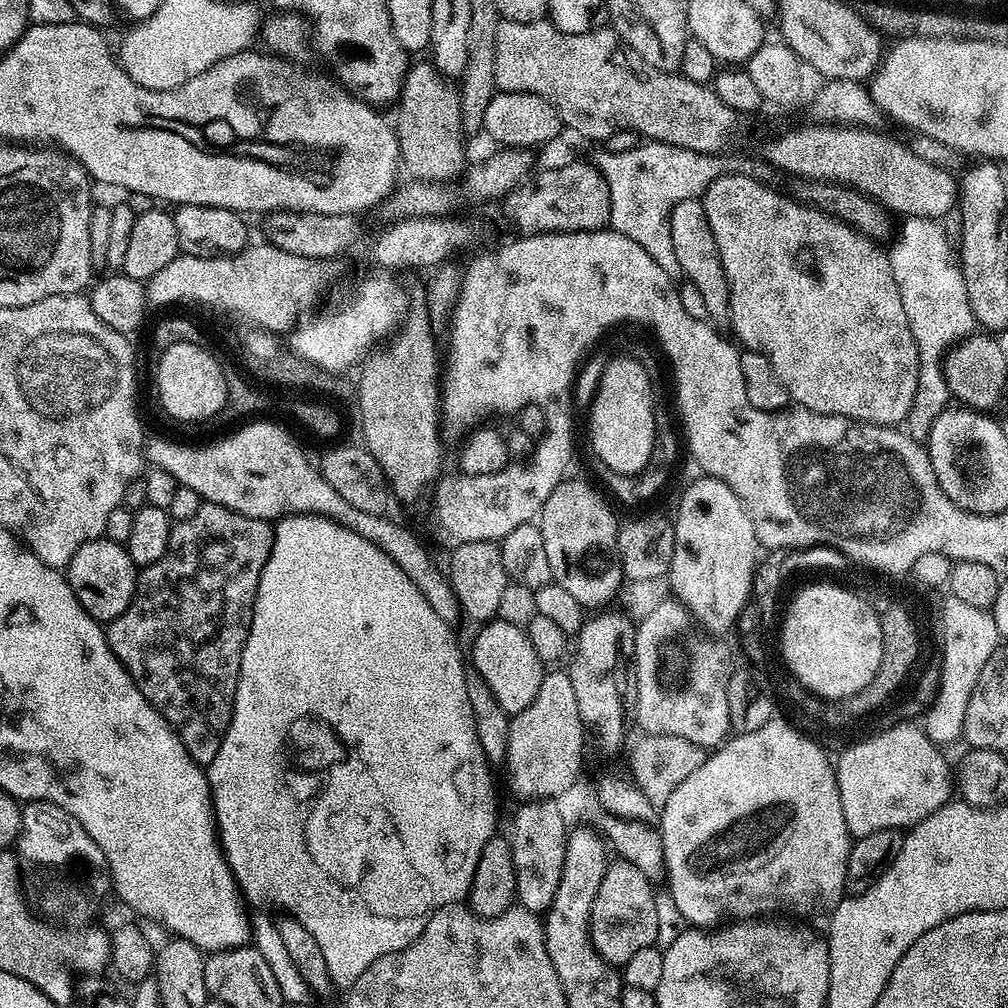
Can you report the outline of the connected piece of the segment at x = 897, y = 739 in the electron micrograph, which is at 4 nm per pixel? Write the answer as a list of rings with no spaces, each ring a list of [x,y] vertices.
[[[905,722],[885,727],[877,736],[850,745],[841,754],[840,761],[838,759],[835,761],[838,794],[842,802],[842,818],[846,818],[849,836],[859,838],[874,830],[887,828],[907,830],[953,799],[953,769],[951,767],[948,769],[948,760],[940,753],[943,751],[933,744],[932,739],[924,733],[923,727],[916,725],[915,728],[914,725],[916,724]]]

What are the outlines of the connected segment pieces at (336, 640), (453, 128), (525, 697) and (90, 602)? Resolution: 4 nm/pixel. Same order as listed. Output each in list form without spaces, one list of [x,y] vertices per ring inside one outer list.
[[[285,516],[275,525],[272,538],[272,553],[260,575],[258,590],[256,591],[256,604],[252,608],[252,625],[242,650],[240,663],[240,677],[236,679],[236,697],[232,703],[232,717],[228,723],[226,734],[222,738],[222,746],[218,746],[218,754],[214,754],[214,762],[206,765],[208,789],[212,792],[212,811],[214,813],[214,827],[218,833],[221,848],[224,849],[224,859],[228,861],[232,875],[243,895],[249,901],[269,900],[277,904],[280,910],[293,917],[314,938],[317,948],[320,949],[322,967],[328,974],[328,979],[333,985],[337,984],[340,990],[347,988],[370,967],[378,958],[391,952],[402,950],[414,942],[422,934],[426,922],[439,908],[447,904],[463,901],[467,897],[474,870],[478,866],[478,858],[482,854],[482,846],[497,831],[496,828],[496,792],[492,789],[492,772],[490,761],[478,742],[478,734],[474,730],[474,714],[470,710],[470,698],[466,698],[466,678],[464,677],[465,663],[460,658],[460,648],[456,645],[456,636],[453,629],[434,610],[430,610],[430,602],[422,598],[418,586],[402,574],[402,570],[382,550],[378,550],[366,538],[354,534],[348,528],[325,520],[323,516]]]
[[[430,62],[424,64],[413,63],[404,76],[404,84],[400,87],[400,94],[394,119],[394,131],[400,164],[413,168],[416,172],[425,172],[425,177],[441,182],[450,176],[463,173],[464,142],[460,127],[460,94],[452,88]]]
[[[499,618],[487,621],[481,628],[484,629],[472,644],[471,667],[476,668],[486,686],[490,686],[494,698],[498,698],[498,706],[502,706],[509,717],[514,717],[534,702],[538,686],[542,686],[546,665],[540,661],[538,654],[534,654],[534,646],[530,646],[530,638],[524,628]]]
[[[107,538],[91,540],[82,545],[66,569],[66,579],[69,586],[74,590],[82,610],[86,610],[90,614],[90,618],[94,618],[98,622],[107,622],[118,618],[118,614],[122,614],[122,610],[126,610],[126,606],[130,606],[132,595],[136,589],[137,575],[137,565],[133,564],[128,556],[127,547],[123,544],[115,544]]]

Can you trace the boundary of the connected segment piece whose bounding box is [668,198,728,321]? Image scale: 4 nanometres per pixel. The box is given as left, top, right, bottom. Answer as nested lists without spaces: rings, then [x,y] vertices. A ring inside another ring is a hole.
[[[703,199],[678,202],[668,221],[670,242],[674,244],[674,255],[678,258],[683,279],[687,283],[698,286],[698,294],[706,306],[708,316],[713,321],[725,319],[728,316],[728,279],[720,261],[718,246],[714,242],[714,234],[710,230],[710,222],[704,213]]]

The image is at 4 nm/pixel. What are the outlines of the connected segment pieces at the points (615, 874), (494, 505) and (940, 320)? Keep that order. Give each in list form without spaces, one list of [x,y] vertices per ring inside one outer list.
[[[619,858],[613,859],[613,861],[613,864],[611,861],[605,867],[604,876],[594,894],[590,935],[596,952],[607,964],[623,966],[631,956],[638,954],[638,950],[649,947],[655,941],[652,939],[656,936],[656,900],[652,897],[653,885],[647,877],[641,875],[635,866]]]
[[[545,416],[545,432],[533,450],[528,463],[517,463],[494,474],[477,476],[441,475],[435,481],[436,493],[432,496],[432,532],[445,550],[462,546],[466,542],[504,539],[514,526],[533,523],[539,517],[542,506],[550,494],[569,475],[568,463],[572,460],[574,438],[562,440],[562,434],[554,434],[550,416]]]
[[[907,217],[899,234],[898,240],[892,248],[889,247],[891,273],[894,275],[895,285],[898,286],[898,294],[901,295],[902,310],[906,313],[907,324],[910,326],[911,337],[915,340],[917,354],[917,373],[914,402],[908,411],[904,423],[904,432],[912,441],[927,445],[930,430],[934,422],[949,405],[951,392],[945,385],[942,367],[942,357],[945,350],[954,343],[969,335],[976,326],[973,311],[970,310],[969,298],[966,295],[966,282],[962,278],[961,270],[957,263],[948,263],[952,254],[950,242],[941,227],[942,224],[932,219]]]

